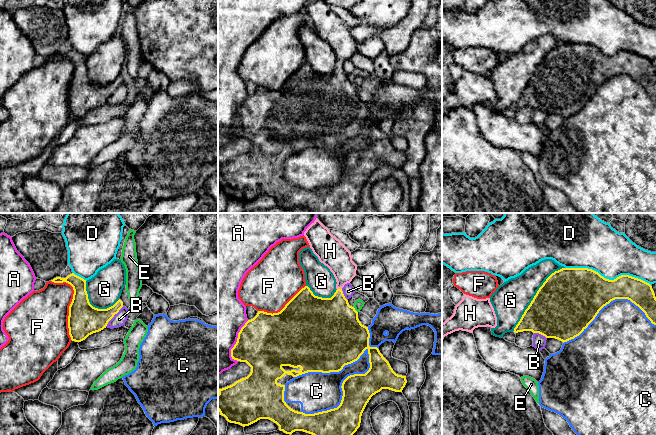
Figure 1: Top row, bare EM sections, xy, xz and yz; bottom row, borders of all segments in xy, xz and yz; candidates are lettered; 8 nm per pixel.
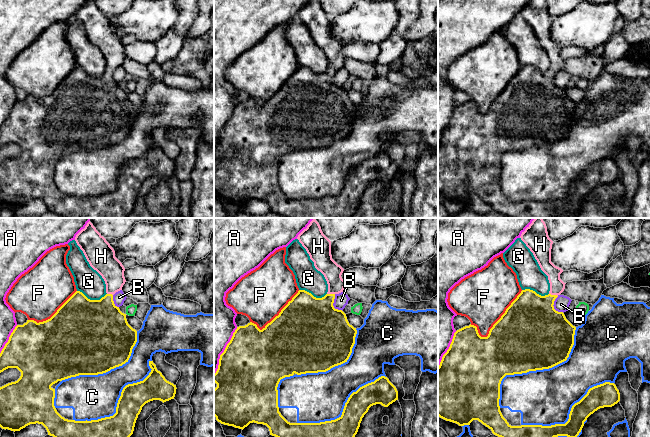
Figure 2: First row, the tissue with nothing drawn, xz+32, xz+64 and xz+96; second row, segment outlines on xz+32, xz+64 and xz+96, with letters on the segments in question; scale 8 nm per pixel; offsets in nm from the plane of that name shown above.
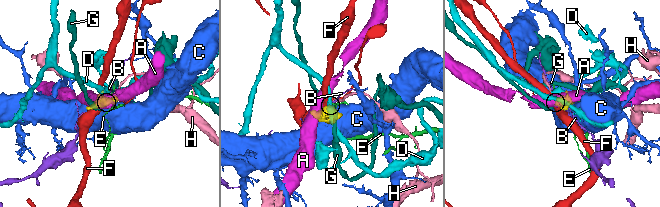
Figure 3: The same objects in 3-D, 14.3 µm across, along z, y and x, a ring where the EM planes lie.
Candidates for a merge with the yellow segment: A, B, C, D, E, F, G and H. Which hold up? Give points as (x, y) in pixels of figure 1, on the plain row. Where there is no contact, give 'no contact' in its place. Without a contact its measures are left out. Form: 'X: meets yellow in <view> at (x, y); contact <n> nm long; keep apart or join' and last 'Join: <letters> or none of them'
A: meets yellow in xz at (237, 117); contact 340 nm long; keep apart
B: meets yellow in xy at (113, 92); contact 220 nm long; keep apart
C: meets yellow in xz at (342, 165); contact 750 nm long; keep apart
D: meets yellow in yz at (608, 55); contact 700 nm long; keep apart
E: meets yellow in xz at (354, 85); contact 70 nm long; keep apart
F: meets yellow in xy at (71, 79); contact 500 nm long; keep apart
G: meets yellow in yz at (534, 72); contact 650 nm long; keep apart
H: meets yellow in xz at (339, 65); contact 40 nm long; join
Join: H

